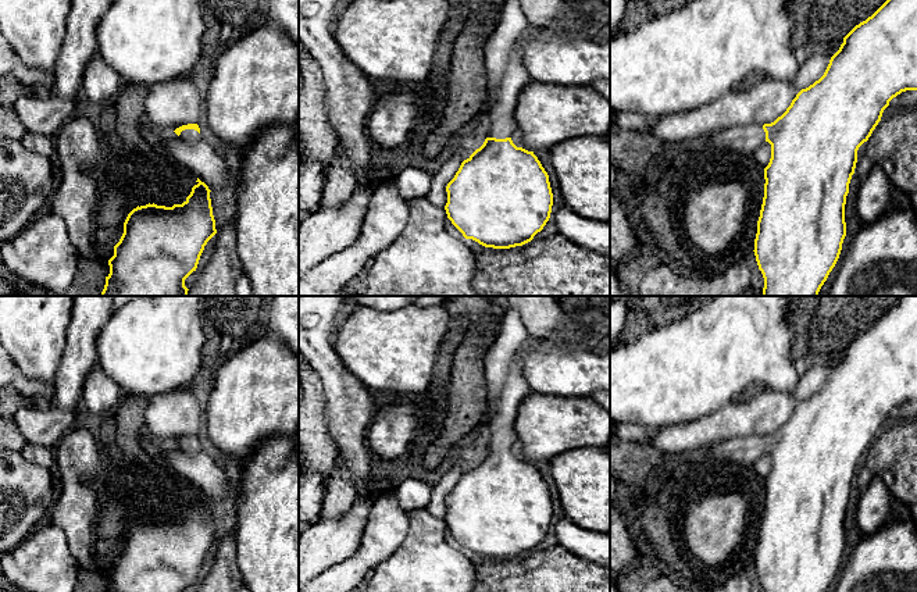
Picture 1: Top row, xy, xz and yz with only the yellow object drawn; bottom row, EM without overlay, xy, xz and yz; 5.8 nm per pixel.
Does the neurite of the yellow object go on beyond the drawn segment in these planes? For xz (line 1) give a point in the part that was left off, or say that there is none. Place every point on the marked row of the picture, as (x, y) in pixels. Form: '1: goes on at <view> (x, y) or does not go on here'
1: goes on at xz (500, 122)

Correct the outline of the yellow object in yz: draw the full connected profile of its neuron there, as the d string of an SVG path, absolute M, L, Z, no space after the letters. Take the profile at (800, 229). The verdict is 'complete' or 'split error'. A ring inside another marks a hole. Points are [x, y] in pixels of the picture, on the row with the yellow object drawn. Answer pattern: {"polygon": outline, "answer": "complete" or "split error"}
{"polygon": "M886 0L843 38L824 75L802 89L774 122L732 126L699 139L716 151L743 154L754 153L764 142L771 145L753 250L764 278L763 296L818 296L839 258L846 236L845 204L857 150L871 136L889 101L906 90L917 90L917 0Z", "answer": "split error"}

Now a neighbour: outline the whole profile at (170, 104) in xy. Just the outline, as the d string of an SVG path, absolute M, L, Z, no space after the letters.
M183 76L147 88L146 124L156 131L175 131L197 124L204 114L203 85L197 76Z

